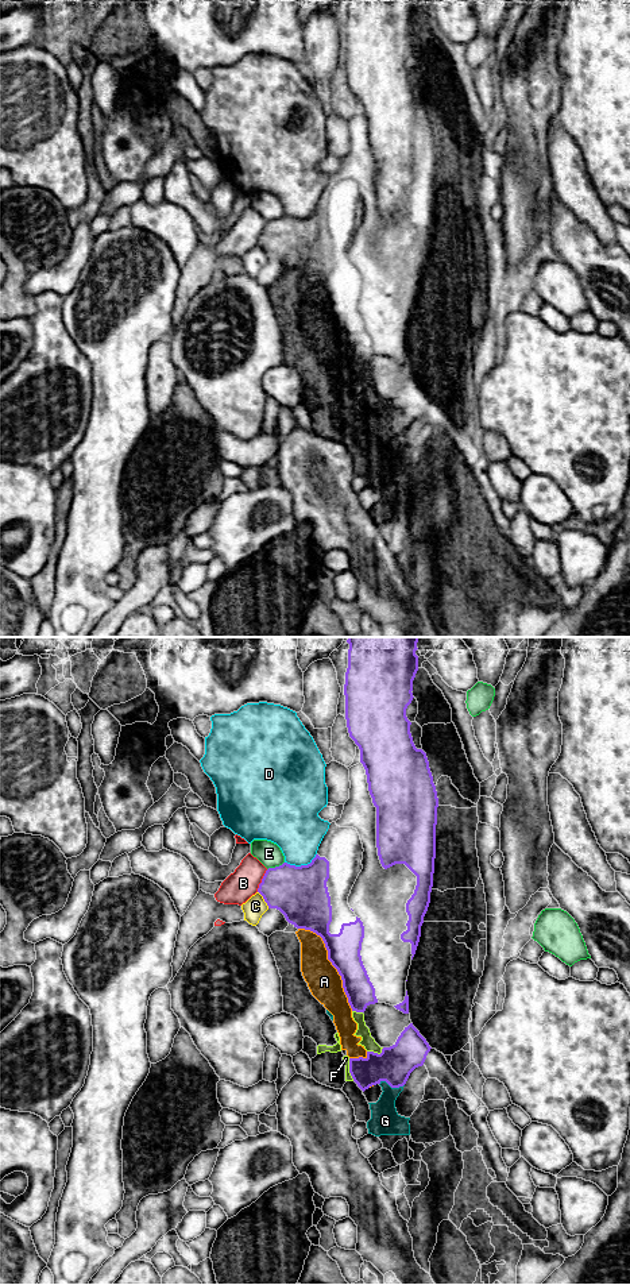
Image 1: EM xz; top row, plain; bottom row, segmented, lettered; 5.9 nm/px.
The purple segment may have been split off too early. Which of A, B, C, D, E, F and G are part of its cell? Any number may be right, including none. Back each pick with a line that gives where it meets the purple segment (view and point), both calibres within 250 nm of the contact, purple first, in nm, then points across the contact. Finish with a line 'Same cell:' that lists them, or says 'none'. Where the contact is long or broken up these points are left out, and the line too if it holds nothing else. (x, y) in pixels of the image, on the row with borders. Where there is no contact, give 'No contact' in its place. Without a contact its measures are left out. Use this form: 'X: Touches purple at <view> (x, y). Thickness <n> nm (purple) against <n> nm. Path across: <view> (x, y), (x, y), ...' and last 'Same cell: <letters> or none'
Same cell: none

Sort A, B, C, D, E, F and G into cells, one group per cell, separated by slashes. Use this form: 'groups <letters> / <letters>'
groups A F G / B / C / D / E

